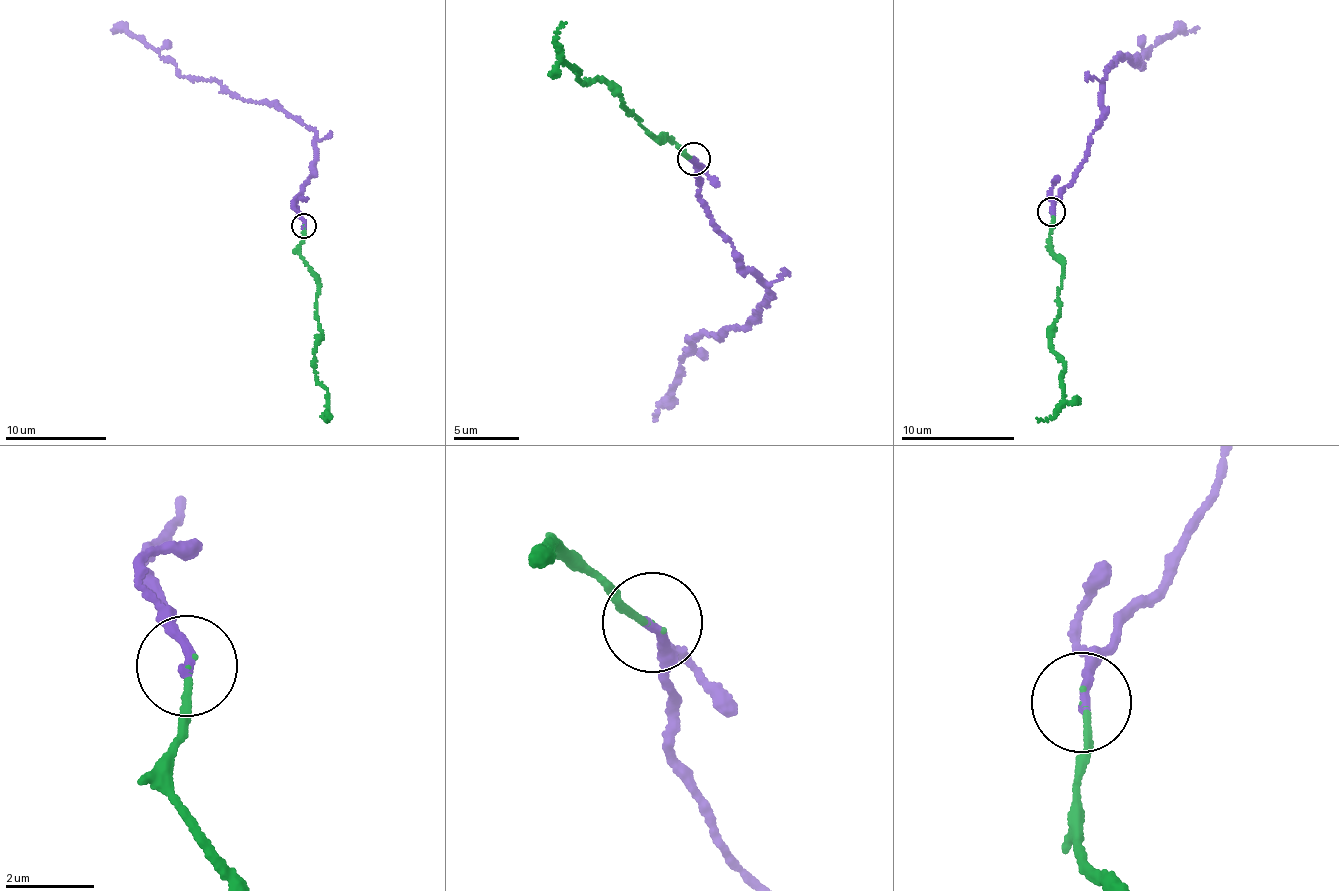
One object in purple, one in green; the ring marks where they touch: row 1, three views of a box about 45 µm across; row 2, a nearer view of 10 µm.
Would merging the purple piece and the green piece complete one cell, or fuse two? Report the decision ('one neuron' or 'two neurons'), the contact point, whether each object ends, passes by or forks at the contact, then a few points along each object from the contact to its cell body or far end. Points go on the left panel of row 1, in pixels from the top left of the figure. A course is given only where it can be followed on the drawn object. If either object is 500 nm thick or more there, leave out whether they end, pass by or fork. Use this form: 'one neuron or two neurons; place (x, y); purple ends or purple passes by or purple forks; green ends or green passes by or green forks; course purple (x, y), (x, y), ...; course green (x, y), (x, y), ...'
one neuron; place (304, 225); purple ends; green ends; course purple (304, 225), (294, 204), (312, 171), (315, 132), (214, 80), (183, 77), (124, 29), (112, 31); course green (304, 225), (300, 257), (318, 286), (321, 340), (315, 380), (327, 390), (326, 417), (332, 416)

